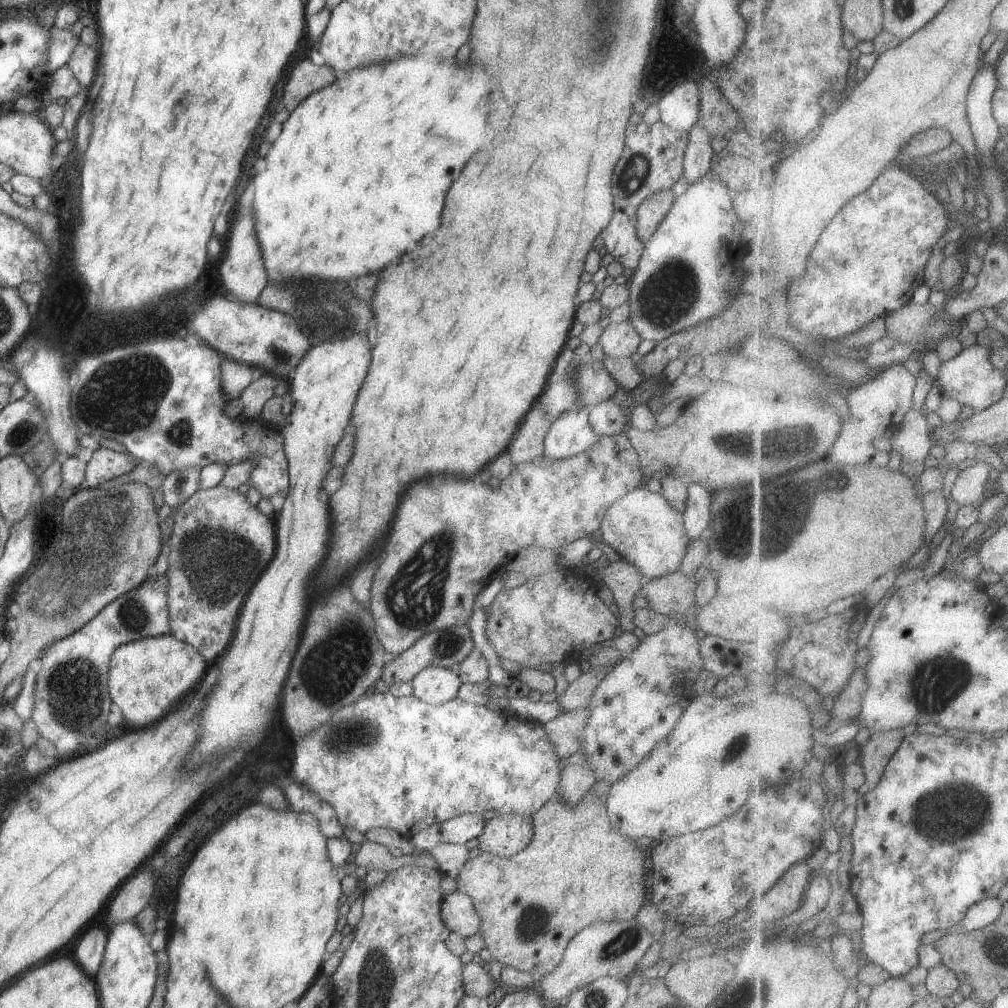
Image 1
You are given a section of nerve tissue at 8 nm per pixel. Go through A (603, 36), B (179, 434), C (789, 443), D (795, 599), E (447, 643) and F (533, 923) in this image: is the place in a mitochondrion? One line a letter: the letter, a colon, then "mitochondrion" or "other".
A: mitochondrion
B: mitochondrion
C: mitochondrion
D: other
E: mitochondrion
F: mitochondrion

